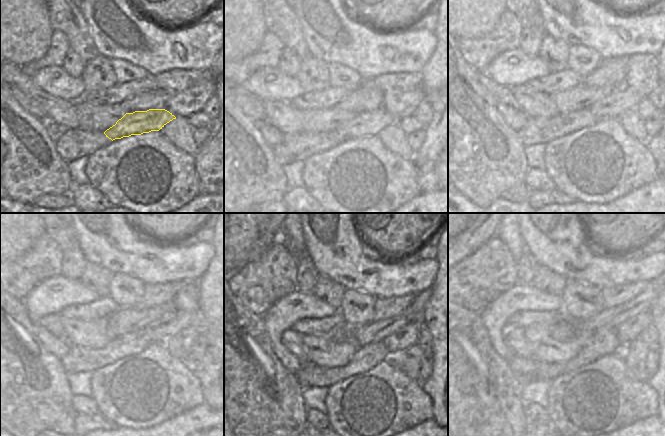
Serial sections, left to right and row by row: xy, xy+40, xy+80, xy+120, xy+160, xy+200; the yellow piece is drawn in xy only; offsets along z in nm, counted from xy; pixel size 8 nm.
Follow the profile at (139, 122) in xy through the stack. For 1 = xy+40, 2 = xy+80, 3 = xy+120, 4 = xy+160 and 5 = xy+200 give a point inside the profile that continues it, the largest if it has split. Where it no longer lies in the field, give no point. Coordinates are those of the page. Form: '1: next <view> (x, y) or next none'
1: next xy+40 (365, 123)
2: next xy+80 (598, 121)
3: next xy+120 (167, 342)
4: next xy+160 (392, 342)
5: next xy+200 (639, 322)

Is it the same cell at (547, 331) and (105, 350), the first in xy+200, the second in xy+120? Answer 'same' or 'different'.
same

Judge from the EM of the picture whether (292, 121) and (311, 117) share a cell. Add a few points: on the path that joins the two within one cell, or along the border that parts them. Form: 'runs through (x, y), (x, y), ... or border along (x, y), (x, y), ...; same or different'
border along (301, 111), (301, 127), (304, 130); different

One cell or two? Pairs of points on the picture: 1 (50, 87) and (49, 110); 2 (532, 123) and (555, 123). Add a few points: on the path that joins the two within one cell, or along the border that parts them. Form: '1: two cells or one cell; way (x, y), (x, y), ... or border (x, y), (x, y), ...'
1: two cells; border (31, 85), (35, 92), (43, 98), (69, 101)
2: two cells; border (531, 109), (540, 111), (540, 125), (553, 131)

